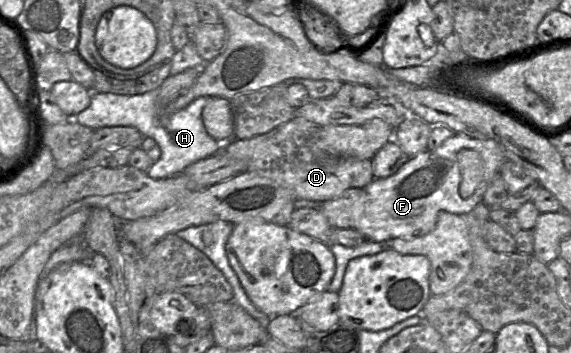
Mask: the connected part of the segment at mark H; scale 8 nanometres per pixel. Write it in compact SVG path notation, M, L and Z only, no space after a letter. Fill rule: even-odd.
M159 89L141 95L92 92L90 105L70 118L93 130L102 127L131 126L137 128L144 137L153 138L161 149L161 156L149 168L147 174L155 180L179 175L191 164L219 153L226 146L227 142L213 139L203 124L202 111L210 101L210 96L199 97L184 109L164 118L160 116L158 93Z

